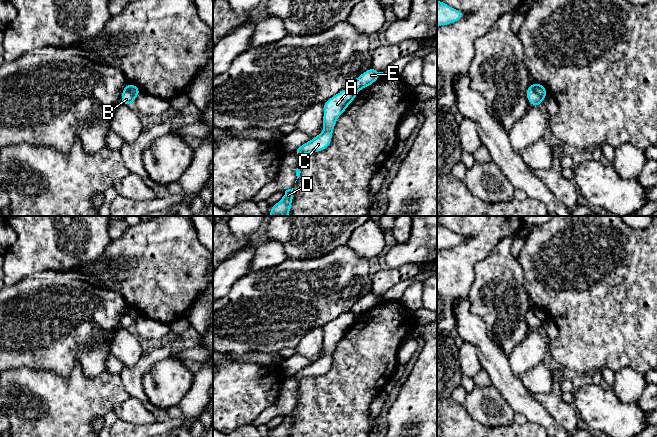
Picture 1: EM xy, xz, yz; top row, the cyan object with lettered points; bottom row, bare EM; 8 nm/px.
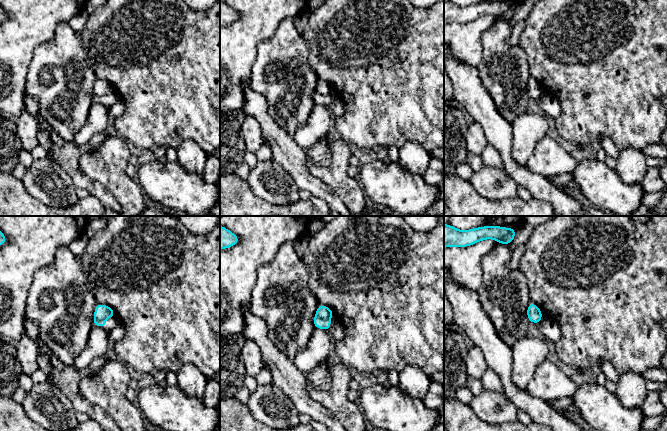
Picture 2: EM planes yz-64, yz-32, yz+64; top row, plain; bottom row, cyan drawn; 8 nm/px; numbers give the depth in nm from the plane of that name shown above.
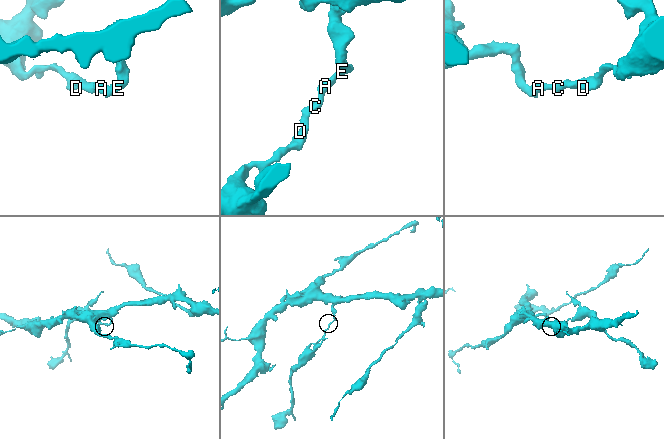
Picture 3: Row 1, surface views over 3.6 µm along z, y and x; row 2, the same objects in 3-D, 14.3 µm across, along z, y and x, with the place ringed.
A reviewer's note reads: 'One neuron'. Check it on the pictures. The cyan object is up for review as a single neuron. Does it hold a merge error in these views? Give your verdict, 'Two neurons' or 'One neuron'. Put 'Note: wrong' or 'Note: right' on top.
Note: wrong
Two neurons

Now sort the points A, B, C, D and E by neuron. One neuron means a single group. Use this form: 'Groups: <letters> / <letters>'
Groups: A C D / B E

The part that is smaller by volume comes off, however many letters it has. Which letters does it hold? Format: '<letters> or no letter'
A, C, D

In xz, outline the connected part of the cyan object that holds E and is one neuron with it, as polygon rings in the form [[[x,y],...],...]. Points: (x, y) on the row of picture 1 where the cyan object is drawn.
[[[371,67],[366,72],[358,76],[352,82],[350,88],[359,91],[365,87],[368,87],[379,79],[380,74],[383,74],[383,72],[378,72],[373,67]]]

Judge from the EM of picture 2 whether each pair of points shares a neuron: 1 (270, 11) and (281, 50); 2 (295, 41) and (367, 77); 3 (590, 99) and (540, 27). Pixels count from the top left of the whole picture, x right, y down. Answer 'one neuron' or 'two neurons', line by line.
1: two neurons
2: two neurons
3: one neuron

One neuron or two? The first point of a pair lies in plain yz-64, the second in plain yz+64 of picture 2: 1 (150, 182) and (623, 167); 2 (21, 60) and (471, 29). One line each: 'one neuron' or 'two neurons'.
1: two neurons
2: one neuron

